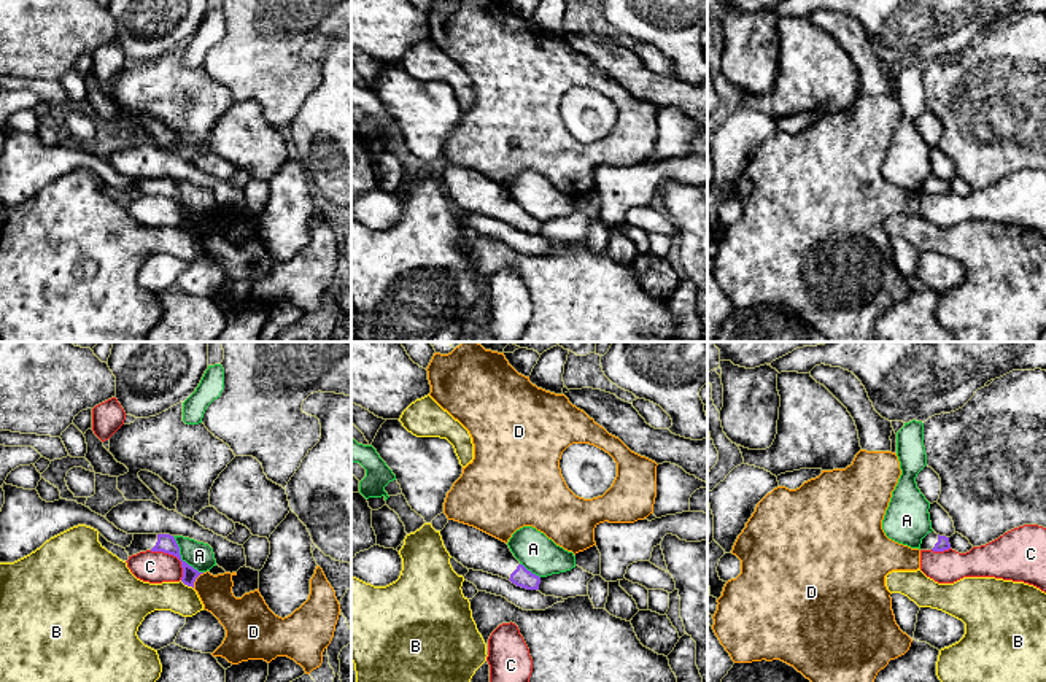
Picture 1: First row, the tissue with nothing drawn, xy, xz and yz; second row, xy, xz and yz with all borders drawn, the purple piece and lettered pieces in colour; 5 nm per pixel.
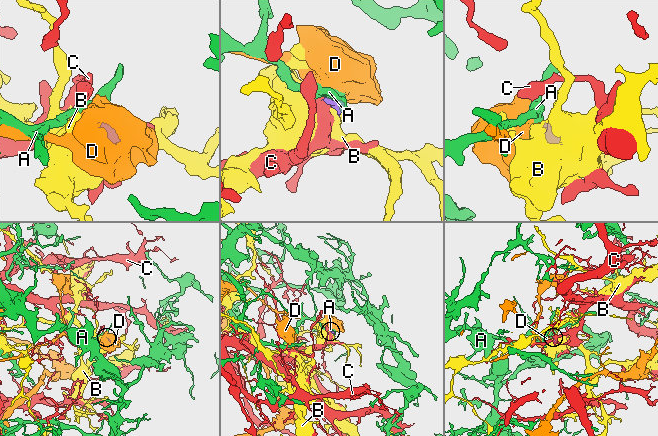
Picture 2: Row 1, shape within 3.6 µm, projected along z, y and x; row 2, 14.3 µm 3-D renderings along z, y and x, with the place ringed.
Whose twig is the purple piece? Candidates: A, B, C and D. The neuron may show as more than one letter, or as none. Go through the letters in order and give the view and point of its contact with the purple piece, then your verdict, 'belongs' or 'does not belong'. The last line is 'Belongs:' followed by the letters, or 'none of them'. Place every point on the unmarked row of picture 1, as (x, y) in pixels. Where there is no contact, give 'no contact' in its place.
A: meets purple in xy at (180, 202); does not belong
B: meets purple in xy at (186, 228); does not belong
C: meets purple in xy at (174, 199); does not belong
D: meets purple in xy at (196, 221); does not belong
Belongs: none of them

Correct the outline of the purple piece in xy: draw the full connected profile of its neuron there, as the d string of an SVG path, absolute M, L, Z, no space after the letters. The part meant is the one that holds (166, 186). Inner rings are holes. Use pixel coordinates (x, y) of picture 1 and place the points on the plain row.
M134 178L132 188L126 191L126 196L129 197L129 200L137 199L140 196L146 196L146 194L164 196L164 197L176 200L181 205L181 211L183 211L181 226L188 231L194 232L196 223L200 218L203 218L181 203L180 191L175 181L170 178Z

